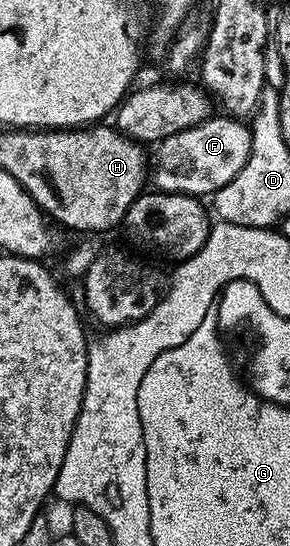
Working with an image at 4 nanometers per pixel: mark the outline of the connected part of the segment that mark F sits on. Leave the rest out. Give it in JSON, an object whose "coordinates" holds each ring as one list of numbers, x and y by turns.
{"coordinates":[[213,116,205,123,158,141,151,164,151,182,158,191,207,198,241,172,252,152,251,129,234,117,220,117]]}

